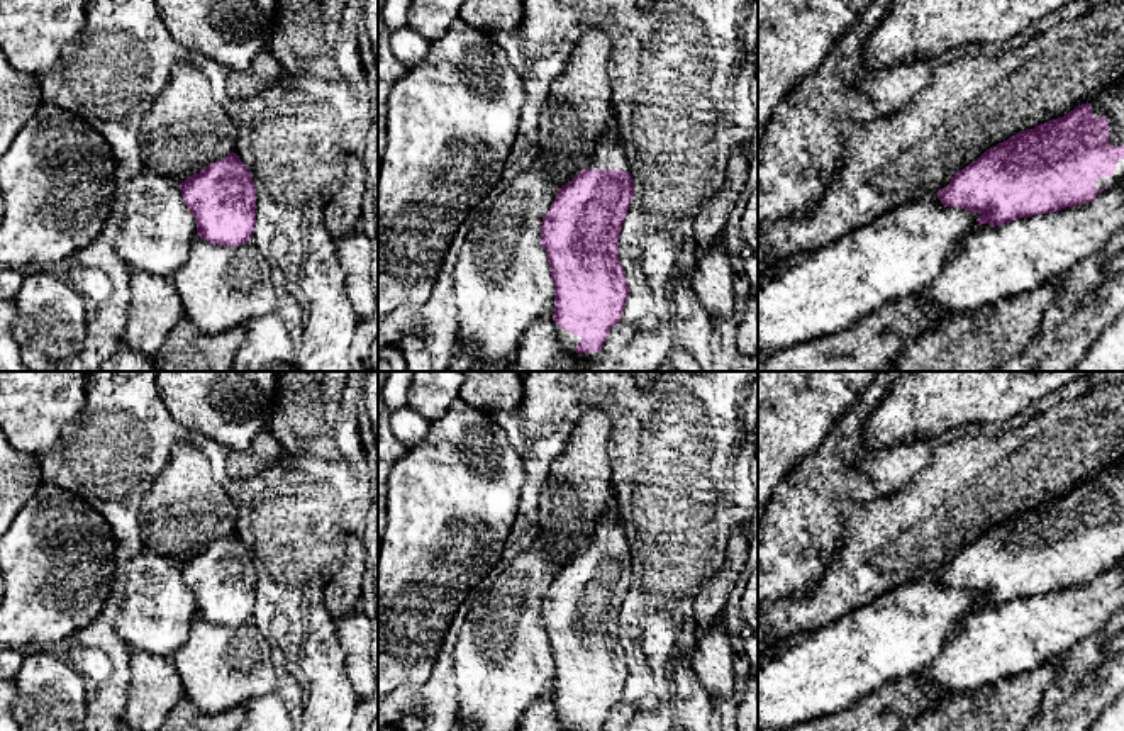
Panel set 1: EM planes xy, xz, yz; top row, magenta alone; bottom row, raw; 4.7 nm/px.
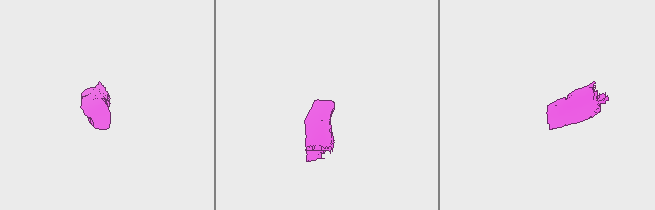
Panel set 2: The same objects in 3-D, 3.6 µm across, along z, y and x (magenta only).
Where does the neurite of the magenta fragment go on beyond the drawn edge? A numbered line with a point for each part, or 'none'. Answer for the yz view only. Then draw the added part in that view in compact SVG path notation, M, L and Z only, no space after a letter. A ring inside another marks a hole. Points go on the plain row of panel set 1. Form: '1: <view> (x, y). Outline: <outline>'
1: yz (1109, 482). Outline: M1124 456L1088 480L1093 497L1109 500L1109 524L1124 526Z

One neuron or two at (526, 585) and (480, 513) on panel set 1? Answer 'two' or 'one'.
two

